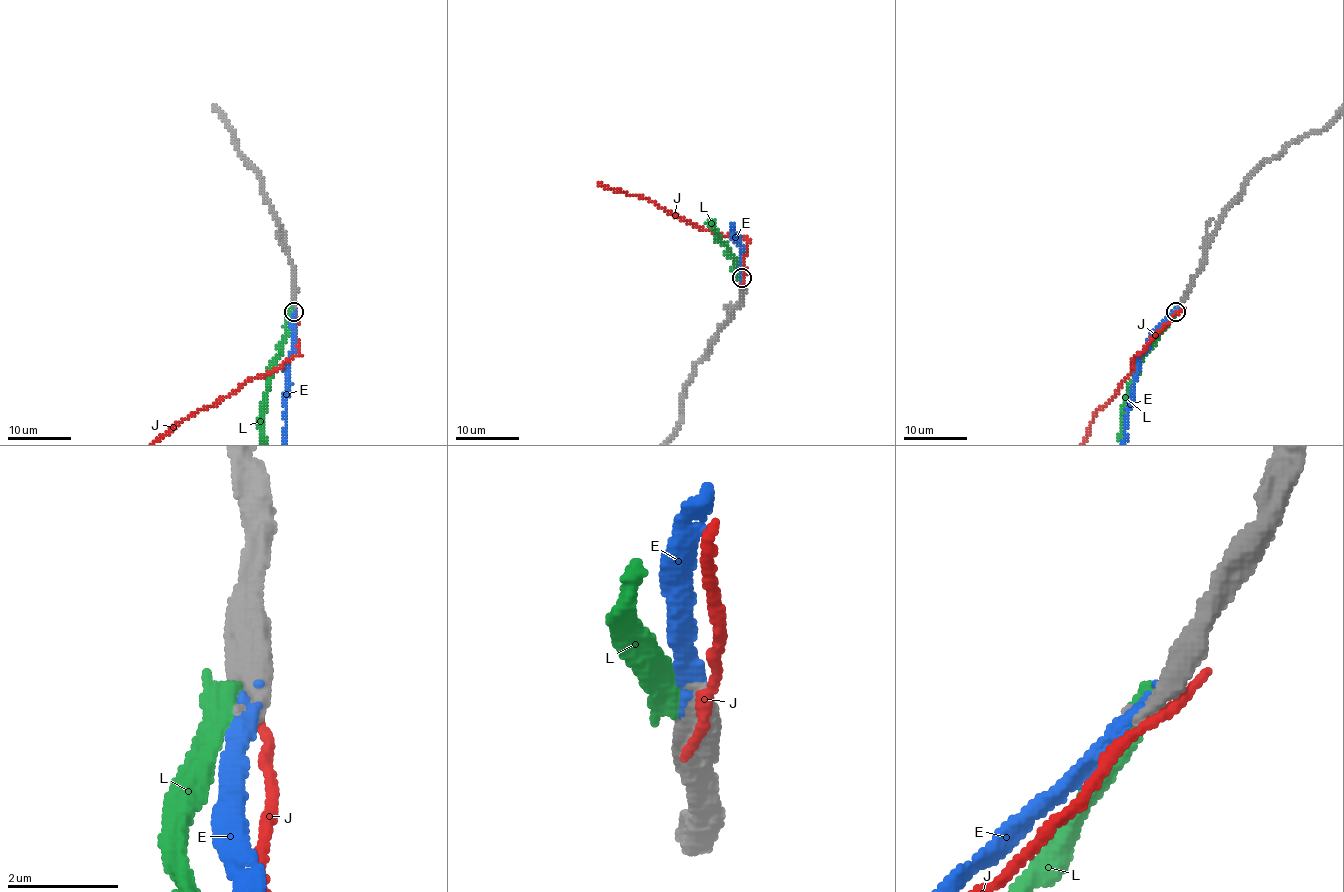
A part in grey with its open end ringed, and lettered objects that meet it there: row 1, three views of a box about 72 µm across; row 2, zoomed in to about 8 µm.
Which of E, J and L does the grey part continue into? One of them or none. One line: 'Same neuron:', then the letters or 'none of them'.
Same neuron: E

